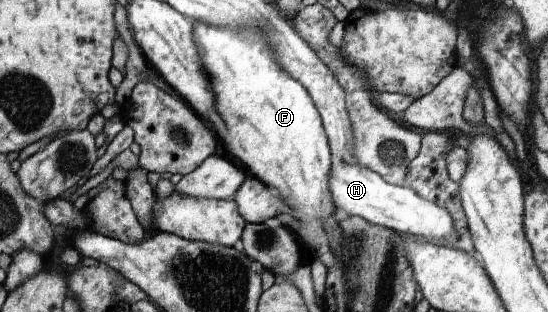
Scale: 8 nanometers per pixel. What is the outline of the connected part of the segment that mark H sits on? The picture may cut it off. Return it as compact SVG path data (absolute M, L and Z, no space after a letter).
M345 160L333 162L328 175L328 188L334 213L343 211L349 216L361 216L372 224L379 224L398 232L437 238L443 240L444 245L451 247L454 247L459 238L453 218L445 208L423 199L411 188L387 183L378 173L359 163L352 164Z

